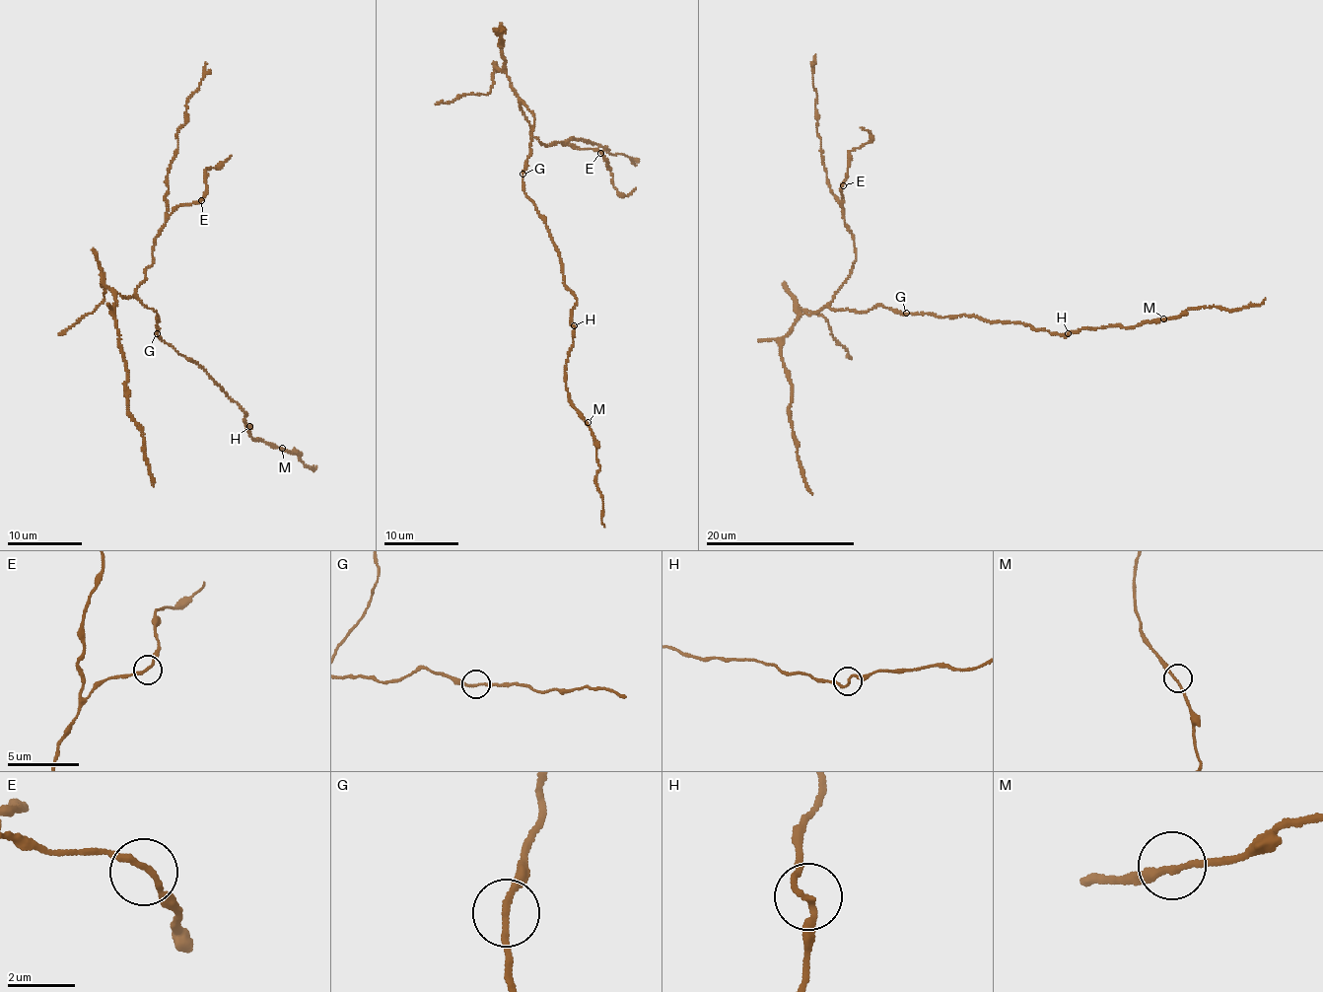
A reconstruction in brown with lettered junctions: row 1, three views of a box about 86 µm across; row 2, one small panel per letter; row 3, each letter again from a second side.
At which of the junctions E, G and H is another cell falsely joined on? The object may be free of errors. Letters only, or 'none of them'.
none of them

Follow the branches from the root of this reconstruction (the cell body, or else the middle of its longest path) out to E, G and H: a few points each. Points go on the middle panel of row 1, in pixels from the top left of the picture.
E: (530, 199), (524, 191), (522, 171), (534, 113), (522, 101), (541, 145), (557, 142), (600, 153)
G: (530, 199), (524, 191), (522, 174)
H: (530, 199), (558, 252), (564, 286), (577, 300), (570, 323), (574, 325)

